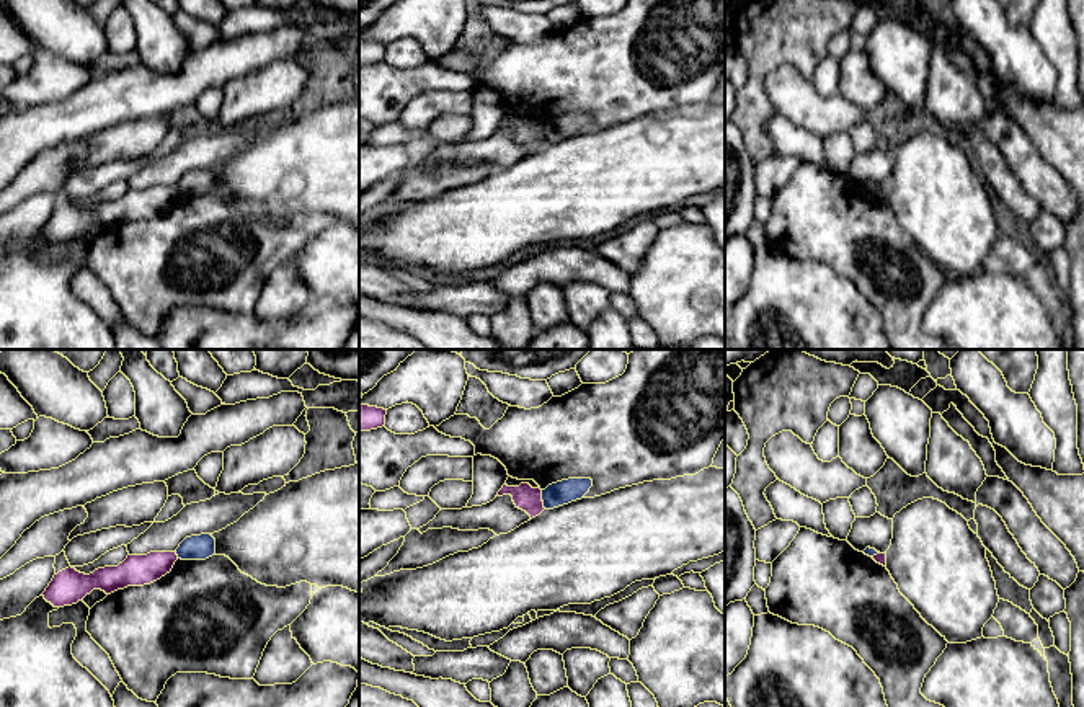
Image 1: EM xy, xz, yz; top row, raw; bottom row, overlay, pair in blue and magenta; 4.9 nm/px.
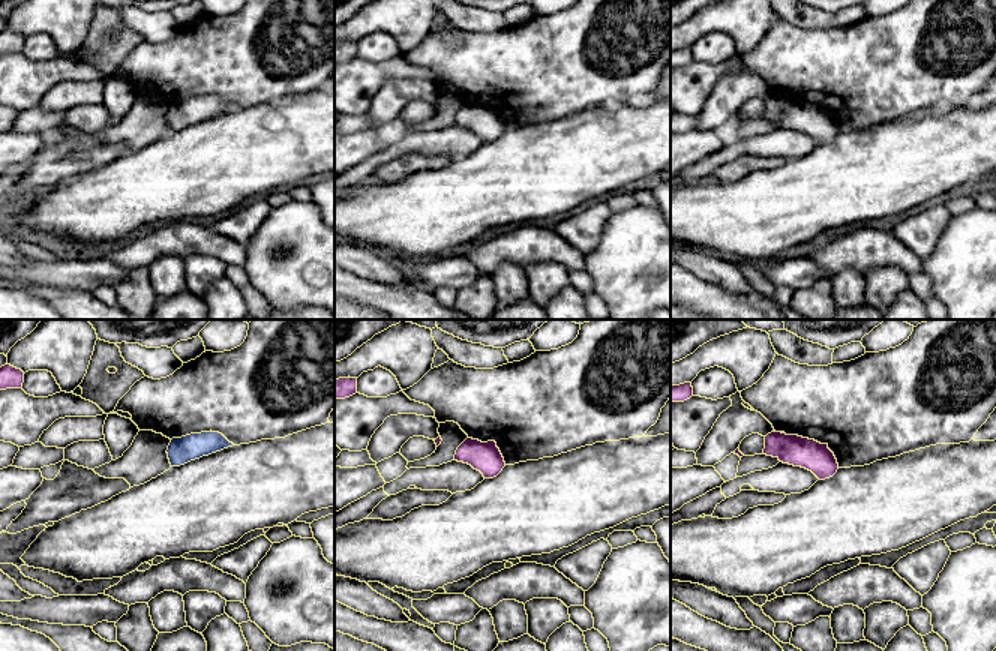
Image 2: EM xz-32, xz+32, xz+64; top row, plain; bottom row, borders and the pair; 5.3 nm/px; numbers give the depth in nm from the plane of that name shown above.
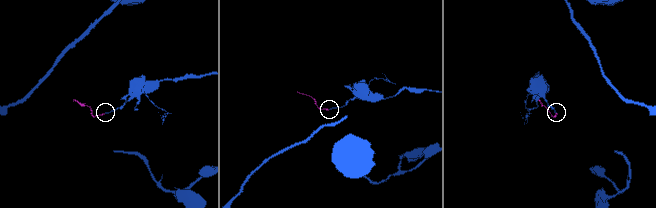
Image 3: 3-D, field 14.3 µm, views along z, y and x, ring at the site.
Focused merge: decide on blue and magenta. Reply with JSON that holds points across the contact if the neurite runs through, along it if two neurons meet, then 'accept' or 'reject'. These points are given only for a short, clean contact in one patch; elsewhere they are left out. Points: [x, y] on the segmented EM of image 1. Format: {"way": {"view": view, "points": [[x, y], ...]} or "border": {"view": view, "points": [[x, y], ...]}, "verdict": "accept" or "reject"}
{"border": {"view": "xz", "points": [[541, 490], [541, 500], [546, 508]]}, "verdict": "reject"}

